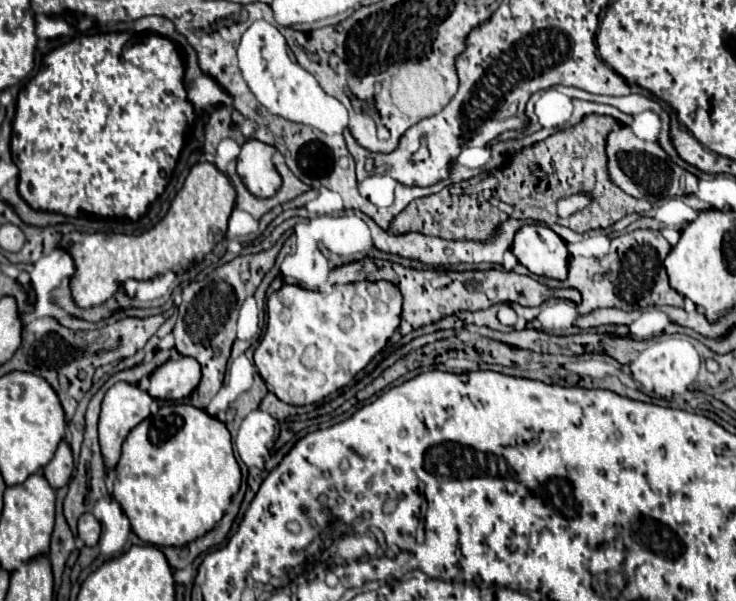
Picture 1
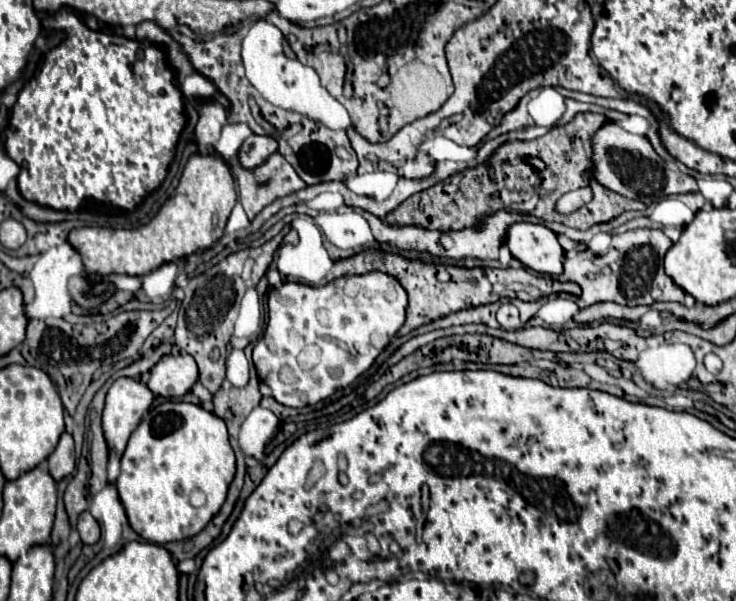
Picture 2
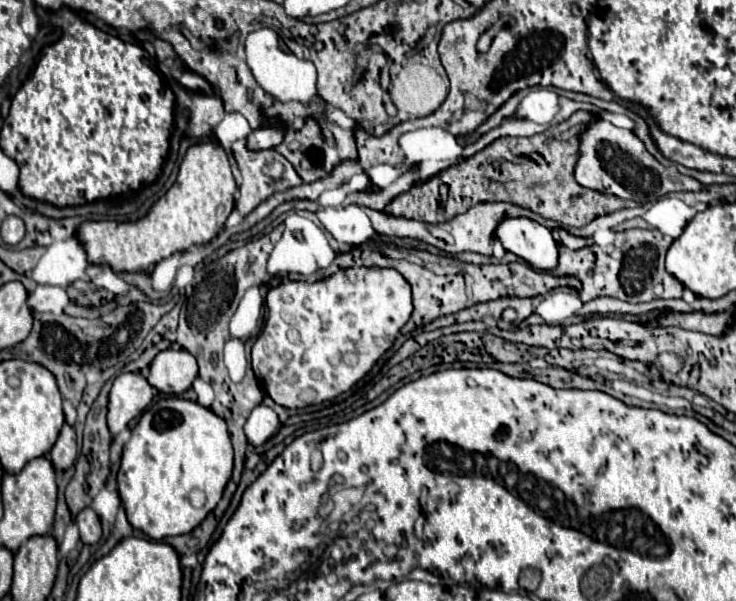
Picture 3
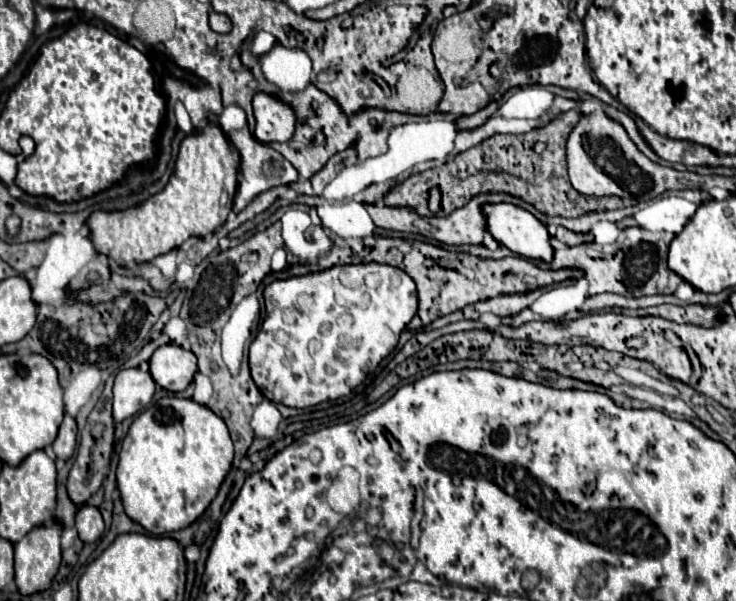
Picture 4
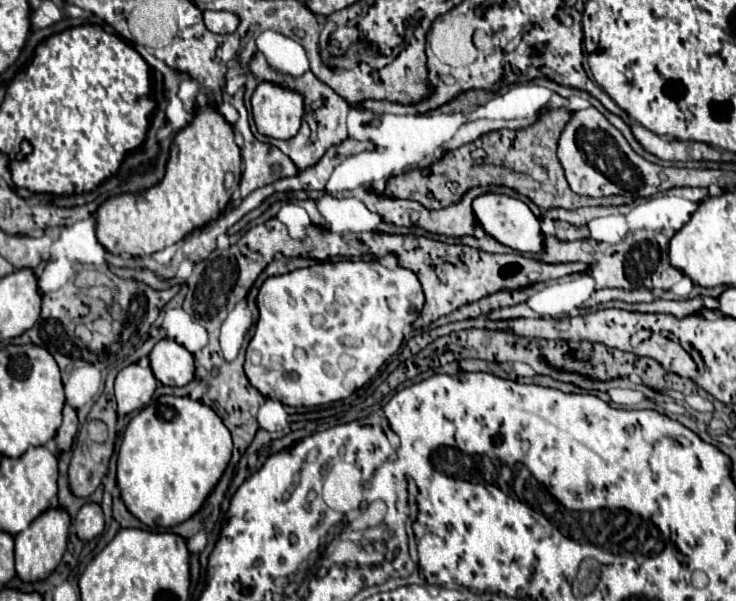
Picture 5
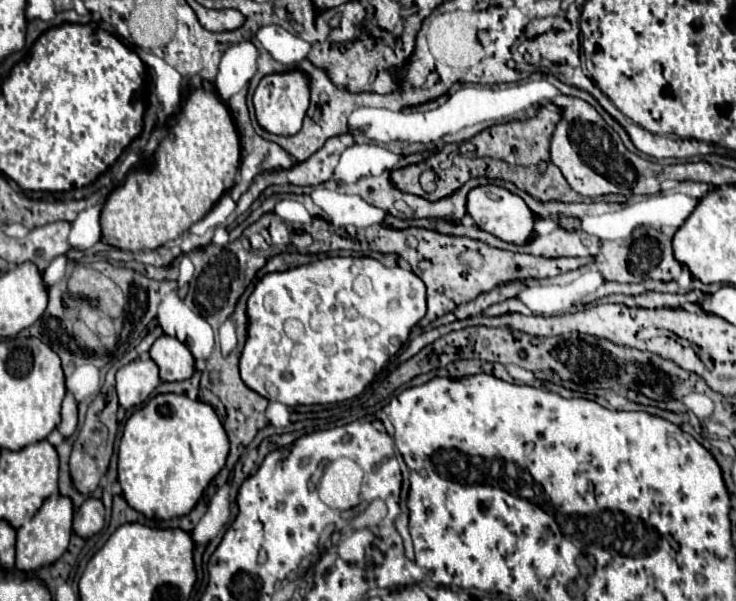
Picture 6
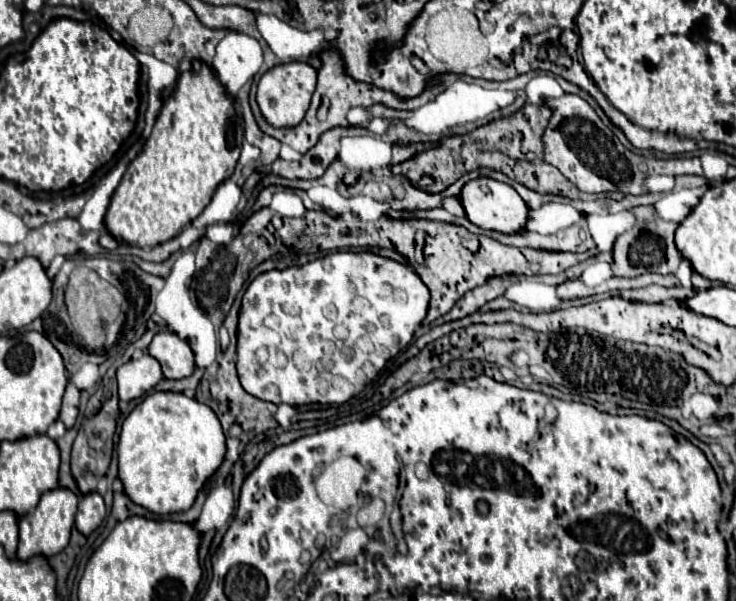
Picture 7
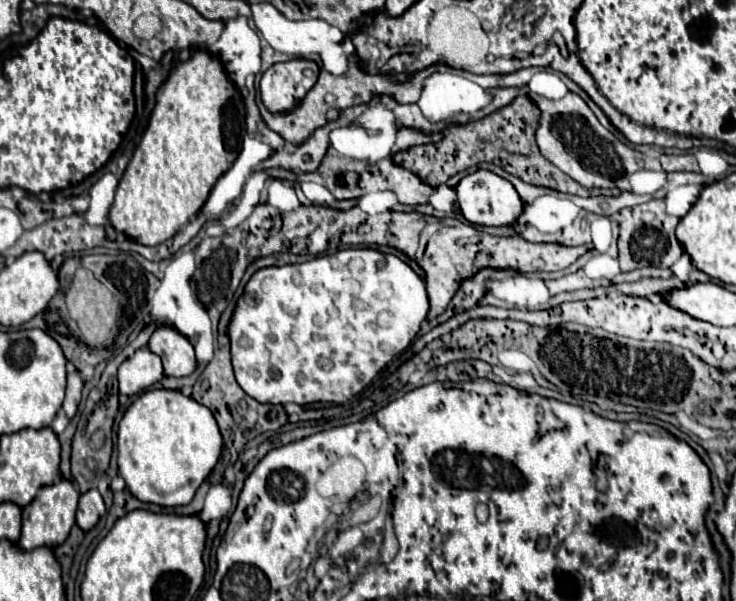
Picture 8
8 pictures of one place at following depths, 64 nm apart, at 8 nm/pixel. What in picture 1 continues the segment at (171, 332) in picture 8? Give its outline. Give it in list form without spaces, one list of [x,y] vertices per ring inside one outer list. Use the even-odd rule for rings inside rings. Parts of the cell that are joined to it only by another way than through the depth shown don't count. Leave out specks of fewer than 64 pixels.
[[[180,356],[178,360],[166,360],[162,366],[158,366],[150,374],[148,394],[152,398],[160,398],[160,400],[182,400],[192,394],[192,390],[198,386],[198,382],[200,382],[200,364],[194,358]]]

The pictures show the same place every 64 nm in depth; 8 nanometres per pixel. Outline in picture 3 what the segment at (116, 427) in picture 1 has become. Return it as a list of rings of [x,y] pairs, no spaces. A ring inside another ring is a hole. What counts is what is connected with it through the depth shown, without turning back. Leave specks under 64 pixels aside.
[[[124,372],[116,376],[110,390],[108,426],[116,436],[126,430],[128,422],[138,418],[154,398],[154,388],[140,372]]]

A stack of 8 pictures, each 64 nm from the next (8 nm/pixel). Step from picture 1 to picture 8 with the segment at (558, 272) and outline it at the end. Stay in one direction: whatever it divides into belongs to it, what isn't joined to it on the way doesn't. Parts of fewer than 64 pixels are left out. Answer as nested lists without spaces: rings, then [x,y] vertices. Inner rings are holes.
[[[484,168],[476,170],[474,174],[464,176],[454,190],[456,190],[456,200],[458,200],[462,216],[468,222],[480,224],[480,226],[512,224],[512,222],[518,220],[518,216],[522,212],[522,206],[524,206],[518,192],[514,190],[514,186],[508,180],[504,180],[498,174],[494,174],[490,170],[484,170]]]

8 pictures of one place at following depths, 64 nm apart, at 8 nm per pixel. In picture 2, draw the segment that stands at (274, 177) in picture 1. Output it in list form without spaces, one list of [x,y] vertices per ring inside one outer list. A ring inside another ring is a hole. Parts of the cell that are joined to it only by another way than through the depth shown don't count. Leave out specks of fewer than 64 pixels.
[[[252,134],[252,136],[248,136],[244,140],[238,158],[240,158],[240,164],[244,168],[254,168],[254,166],[262,164],[276,150],[278,150],[278,142],[276,140],[270,140],[270,136]]]

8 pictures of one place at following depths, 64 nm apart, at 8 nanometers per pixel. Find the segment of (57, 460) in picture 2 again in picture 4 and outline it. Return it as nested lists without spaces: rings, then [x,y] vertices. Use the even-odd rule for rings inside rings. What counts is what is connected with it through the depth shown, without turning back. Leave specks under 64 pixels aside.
[[[68,412],[64,414],[64,422],[60,424],[60,430],[58,430],[58,436],[56,436],[52,448],[54,448],[56,456],[62,458],[62,460],[68,460],[74,454],[74,448],[76,448],[76,420]]]

